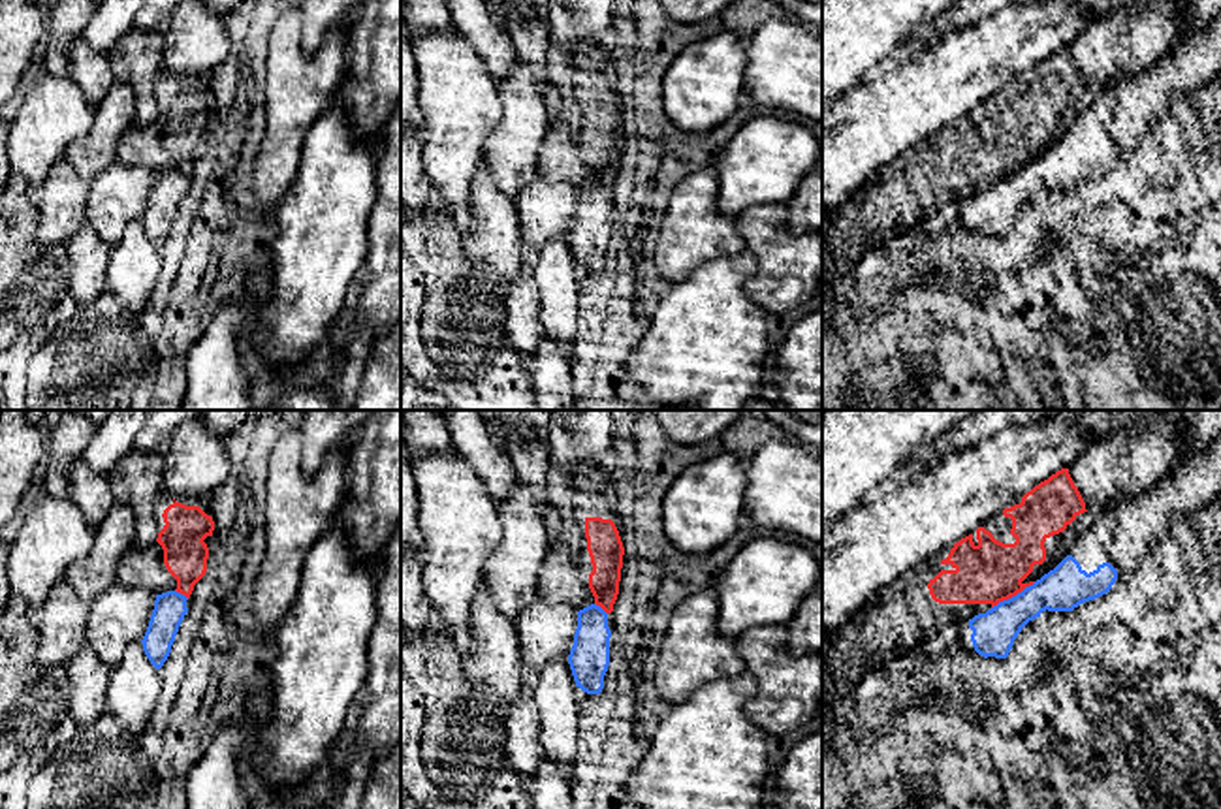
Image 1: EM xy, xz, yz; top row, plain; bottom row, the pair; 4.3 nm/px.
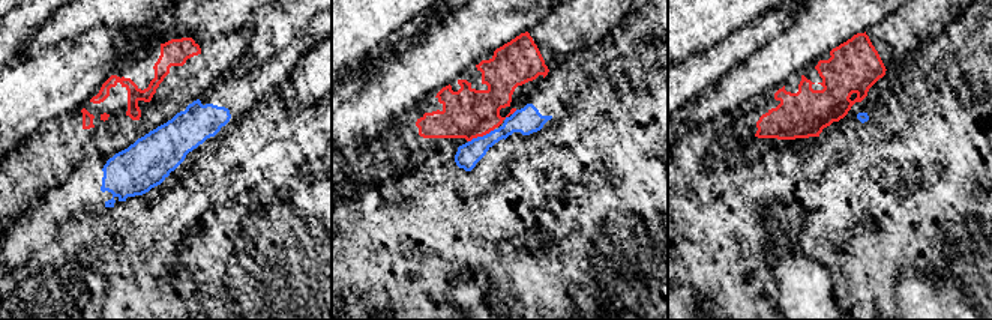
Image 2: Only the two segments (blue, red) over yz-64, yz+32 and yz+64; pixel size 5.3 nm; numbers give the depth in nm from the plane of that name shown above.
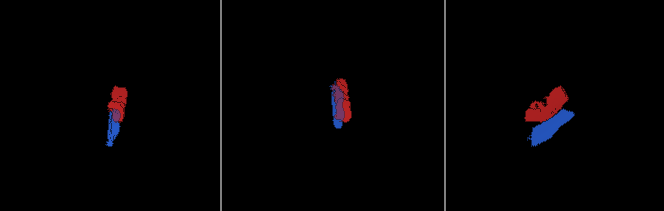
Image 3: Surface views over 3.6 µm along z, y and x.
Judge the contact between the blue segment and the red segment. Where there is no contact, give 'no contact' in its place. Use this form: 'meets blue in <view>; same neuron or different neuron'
meets blue in yz; different neuron

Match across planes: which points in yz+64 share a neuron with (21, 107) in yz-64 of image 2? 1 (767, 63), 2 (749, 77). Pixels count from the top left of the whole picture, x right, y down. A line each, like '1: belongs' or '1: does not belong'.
1: belongs
2: belongs

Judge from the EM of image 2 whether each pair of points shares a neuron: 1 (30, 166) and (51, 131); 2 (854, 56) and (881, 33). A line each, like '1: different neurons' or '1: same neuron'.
1: same neuron
2: same neuron

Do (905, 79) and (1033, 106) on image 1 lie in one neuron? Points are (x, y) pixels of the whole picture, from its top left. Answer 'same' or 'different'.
different

